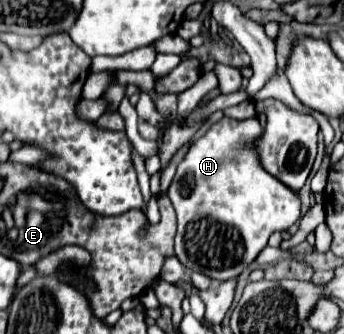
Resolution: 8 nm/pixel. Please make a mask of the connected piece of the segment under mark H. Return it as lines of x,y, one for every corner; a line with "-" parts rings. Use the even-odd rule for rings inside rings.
223,117
191,145
185,159
177,165
177,173
167,195
177,211
175,255
189,271
203,273
215,281
233,279
255,261
273,233
287,231
299,219
301,203
297,193
289,191
273,175
263,171
255,151
251,149
251,141
261,133
263,127
255,117
243,121

